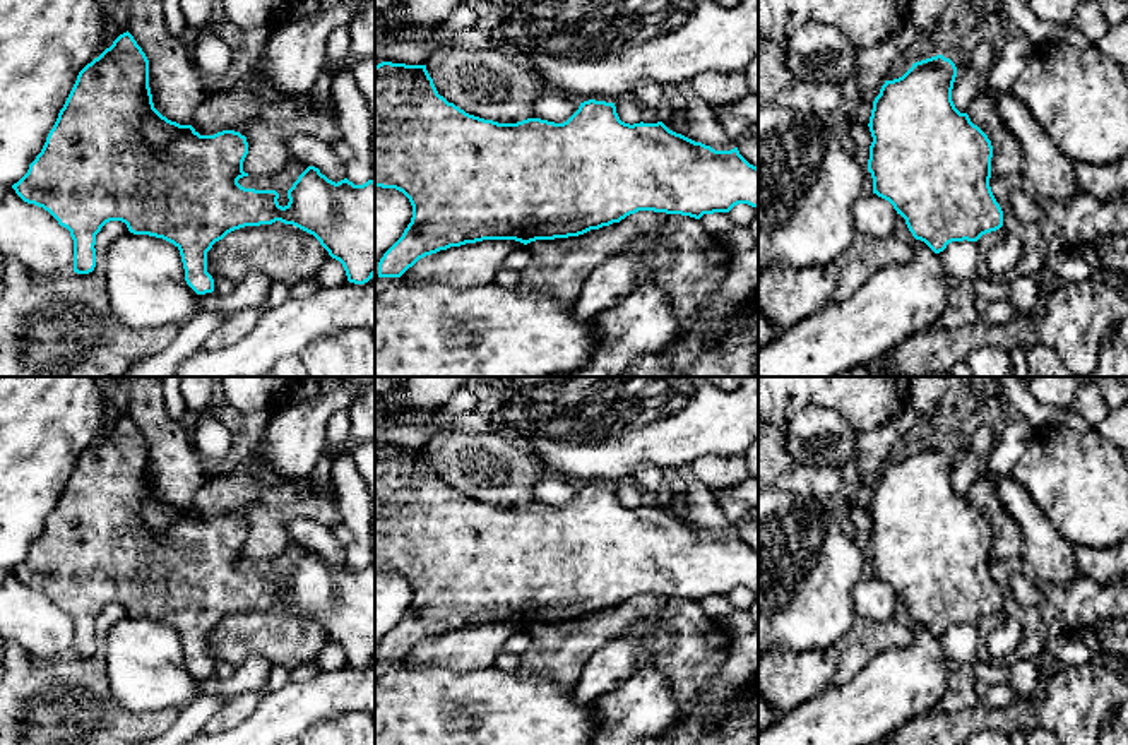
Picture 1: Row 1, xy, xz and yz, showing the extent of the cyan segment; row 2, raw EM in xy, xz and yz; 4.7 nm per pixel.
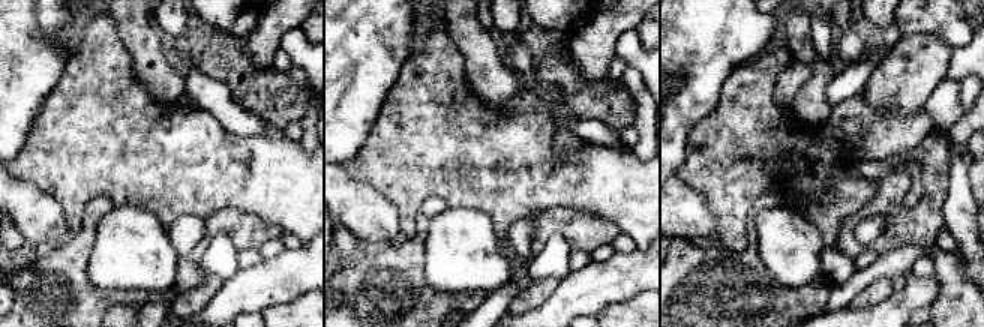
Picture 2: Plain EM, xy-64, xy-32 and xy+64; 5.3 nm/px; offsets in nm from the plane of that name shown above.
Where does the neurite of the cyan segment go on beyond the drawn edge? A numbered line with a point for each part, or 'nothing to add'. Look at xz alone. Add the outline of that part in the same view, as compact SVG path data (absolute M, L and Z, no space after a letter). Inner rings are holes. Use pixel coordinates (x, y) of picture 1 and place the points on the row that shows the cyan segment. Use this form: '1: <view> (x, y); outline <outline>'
nothing to add

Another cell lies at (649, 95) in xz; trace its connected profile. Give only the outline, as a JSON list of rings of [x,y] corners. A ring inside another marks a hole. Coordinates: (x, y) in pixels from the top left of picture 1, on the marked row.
[[[649,79],[640,80],[633,87],[632,98],[642,108],[664,111],[664,86],[656,80],[649,80]]]

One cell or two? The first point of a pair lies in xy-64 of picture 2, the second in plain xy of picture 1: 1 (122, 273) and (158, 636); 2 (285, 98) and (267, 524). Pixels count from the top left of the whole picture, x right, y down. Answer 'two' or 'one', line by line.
1: one
2: one

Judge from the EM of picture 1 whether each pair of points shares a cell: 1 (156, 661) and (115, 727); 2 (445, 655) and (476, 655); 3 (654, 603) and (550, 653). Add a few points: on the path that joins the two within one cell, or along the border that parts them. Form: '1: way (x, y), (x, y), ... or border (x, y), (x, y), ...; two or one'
1: border (106, 673), (110, 694), (122, 706), (168, 708); two
2: way (452, 655), (469, 655); one
3: way (629, 612), (575, 641); one

